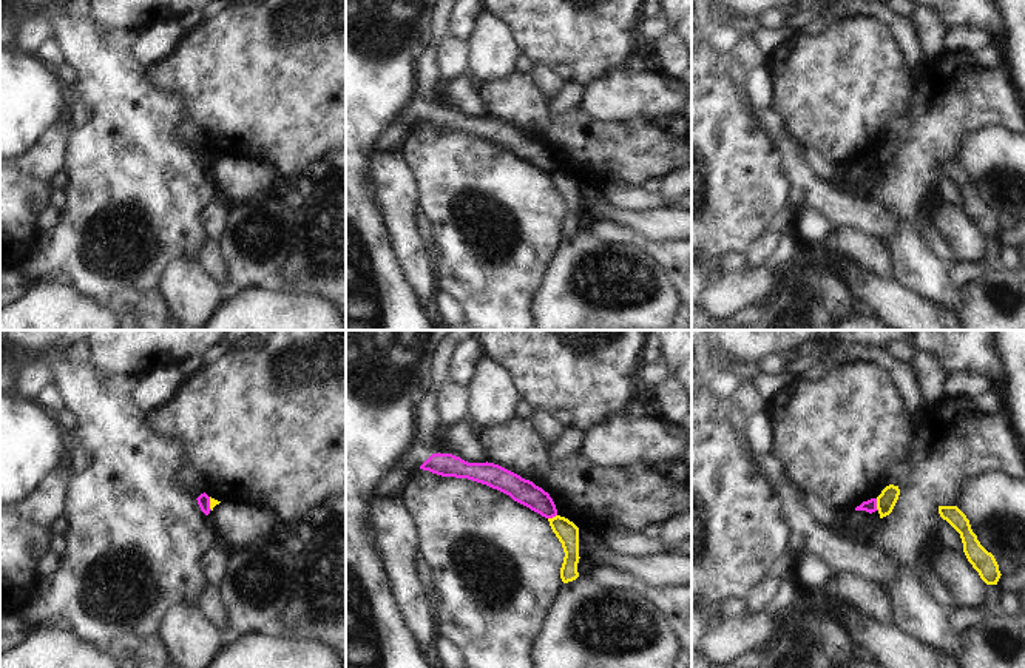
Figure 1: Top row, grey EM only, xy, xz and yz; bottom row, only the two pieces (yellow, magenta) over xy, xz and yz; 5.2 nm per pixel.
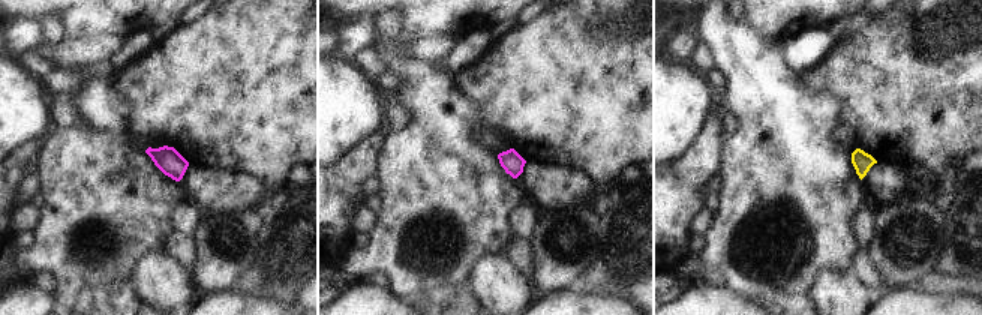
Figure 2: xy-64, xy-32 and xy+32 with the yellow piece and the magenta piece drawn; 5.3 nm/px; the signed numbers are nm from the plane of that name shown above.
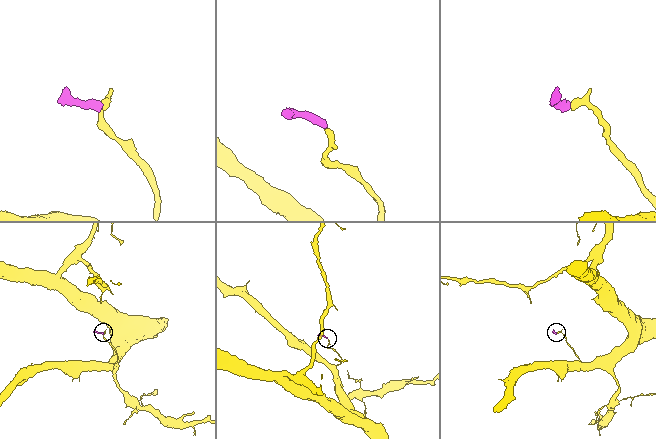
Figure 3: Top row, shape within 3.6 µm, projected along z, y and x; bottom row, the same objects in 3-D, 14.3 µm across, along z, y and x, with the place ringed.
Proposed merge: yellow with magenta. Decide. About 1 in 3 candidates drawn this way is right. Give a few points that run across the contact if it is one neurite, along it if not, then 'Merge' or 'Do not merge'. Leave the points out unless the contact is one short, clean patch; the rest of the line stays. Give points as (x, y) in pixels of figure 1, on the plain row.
Line: yz (876, 153), (879, 164). Do not merge

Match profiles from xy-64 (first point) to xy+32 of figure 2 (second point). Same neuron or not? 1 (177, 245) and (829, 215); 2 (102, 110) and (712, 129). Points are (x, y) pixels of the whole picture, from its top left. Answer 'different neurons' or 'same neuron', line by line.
1: different neurons
2: different neurons

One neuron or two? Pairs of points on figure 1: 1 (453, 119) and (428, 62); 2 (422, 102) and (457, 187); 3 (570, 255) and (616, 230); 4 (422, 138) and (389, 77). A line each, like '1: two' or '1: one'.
1: one
2: two
3: two
4: two

